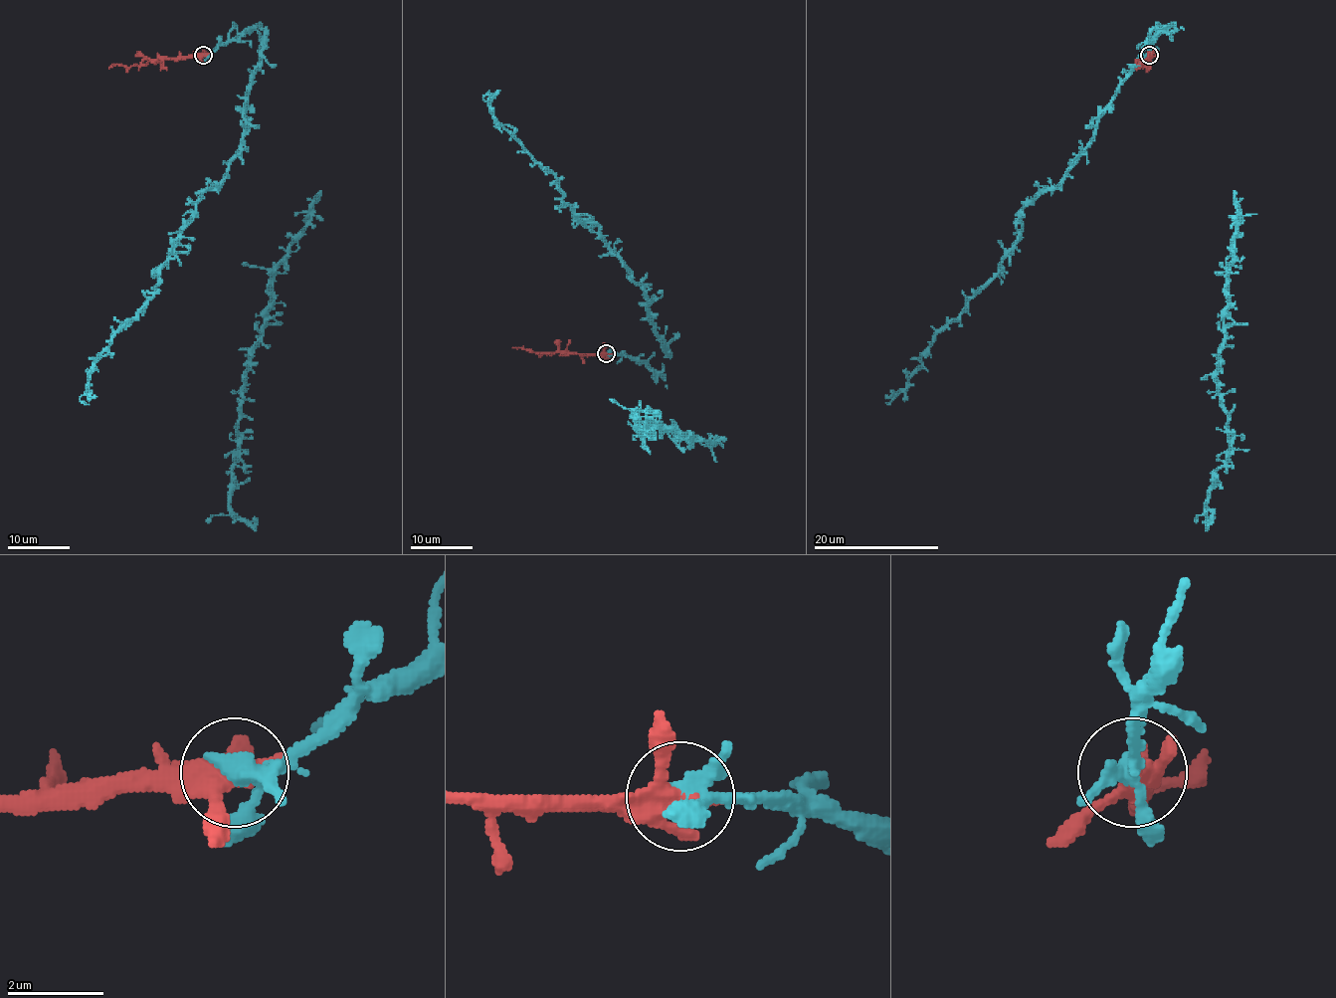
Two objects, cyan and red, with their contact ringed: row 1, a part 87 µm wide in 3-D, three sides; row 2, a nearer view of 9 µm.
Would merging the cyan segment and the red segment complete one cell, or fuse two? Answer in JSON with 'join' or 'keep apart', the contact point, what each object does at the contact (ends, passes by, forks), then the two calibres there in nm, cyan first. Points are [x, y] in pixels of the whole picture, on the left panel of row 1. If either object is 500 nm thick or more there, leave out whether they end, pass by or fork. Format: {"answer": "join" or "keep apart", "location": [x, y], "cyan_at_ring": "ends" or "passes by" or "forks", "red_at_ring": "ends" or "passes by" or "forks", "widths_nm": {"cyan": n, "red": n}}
{"answer": "join", "location": [203, 55], "cyan_at_ring": "forks", "red_at_ring": "forks", "widths_nm": {"cyan": 300, "red": 320}}

